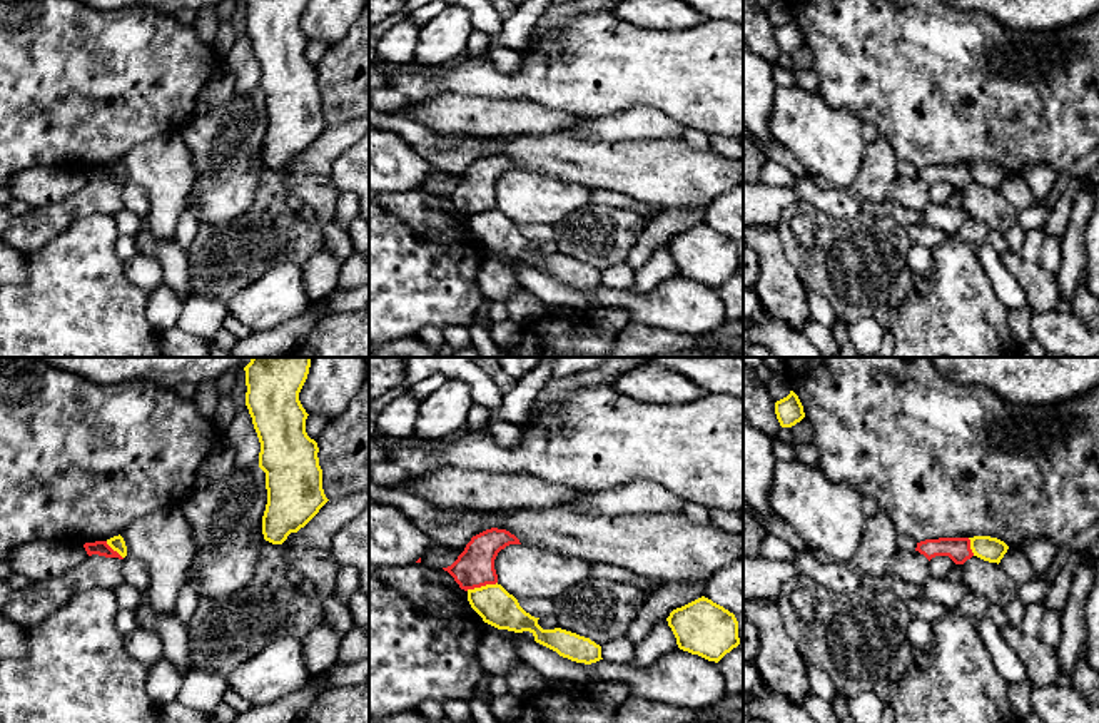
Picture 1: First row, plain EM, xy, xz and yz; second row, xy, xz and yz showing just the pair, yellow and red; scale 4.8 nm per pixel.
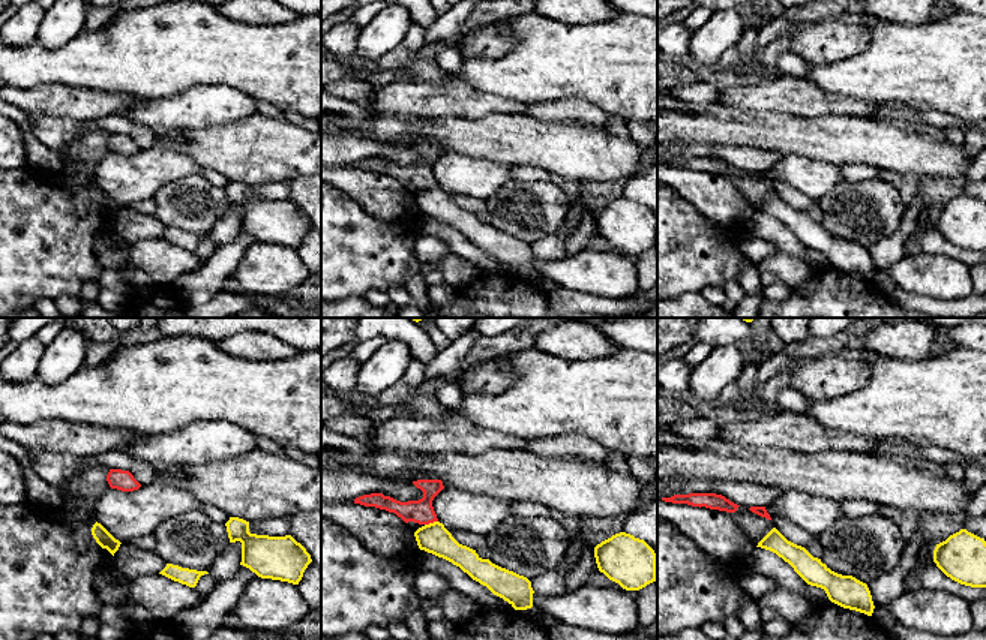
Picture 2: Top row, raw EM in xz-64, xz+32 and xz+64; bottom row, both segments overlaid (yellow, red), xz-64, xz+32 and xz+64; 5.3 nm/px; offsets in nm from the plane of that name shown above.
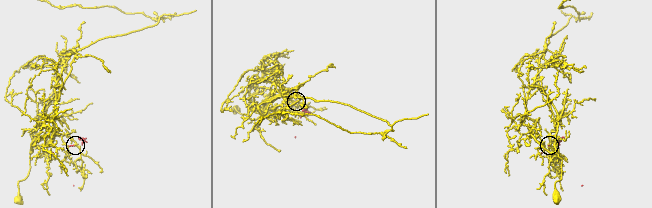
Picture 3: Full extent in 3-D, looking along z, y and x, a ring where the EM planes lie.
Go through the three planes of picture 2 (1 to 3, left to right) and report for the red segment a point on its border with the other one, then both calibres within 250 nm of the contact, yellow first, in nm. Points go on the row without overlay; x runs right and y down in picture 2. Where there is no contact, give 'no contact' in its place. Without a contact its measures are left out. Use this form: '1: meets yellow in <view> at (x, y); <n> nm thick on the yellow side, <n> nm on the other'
1: no contact
2: meets yellow in xz+32 at (431, 188); 160 nm thick on the yellow side, 130 nm on the other
3: no contact

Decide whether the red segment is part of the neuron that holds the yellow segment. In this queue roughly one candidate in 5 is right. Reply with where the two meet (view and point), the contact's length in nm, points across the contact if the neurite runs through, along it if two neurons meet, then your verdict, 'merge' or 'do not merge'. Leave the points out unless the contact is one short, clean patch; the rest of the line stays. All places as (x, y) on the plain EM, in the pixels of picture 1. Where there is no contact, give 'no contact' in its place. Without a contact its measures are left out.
xz (481, 212) | 160 nm | along xz (496, 207), (466, 216) | do not merge

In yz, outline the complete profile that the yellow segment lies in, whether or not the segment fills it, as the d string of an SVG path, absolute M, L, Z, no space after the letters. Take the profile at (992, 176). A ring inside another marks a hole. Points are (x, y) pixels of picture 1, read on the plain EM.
M974 162L969 165L970 165L970 175L972 175L974 182L977 182L984 187L989 187L989 189L999 190L1009 175L1009 172L997 164Z

